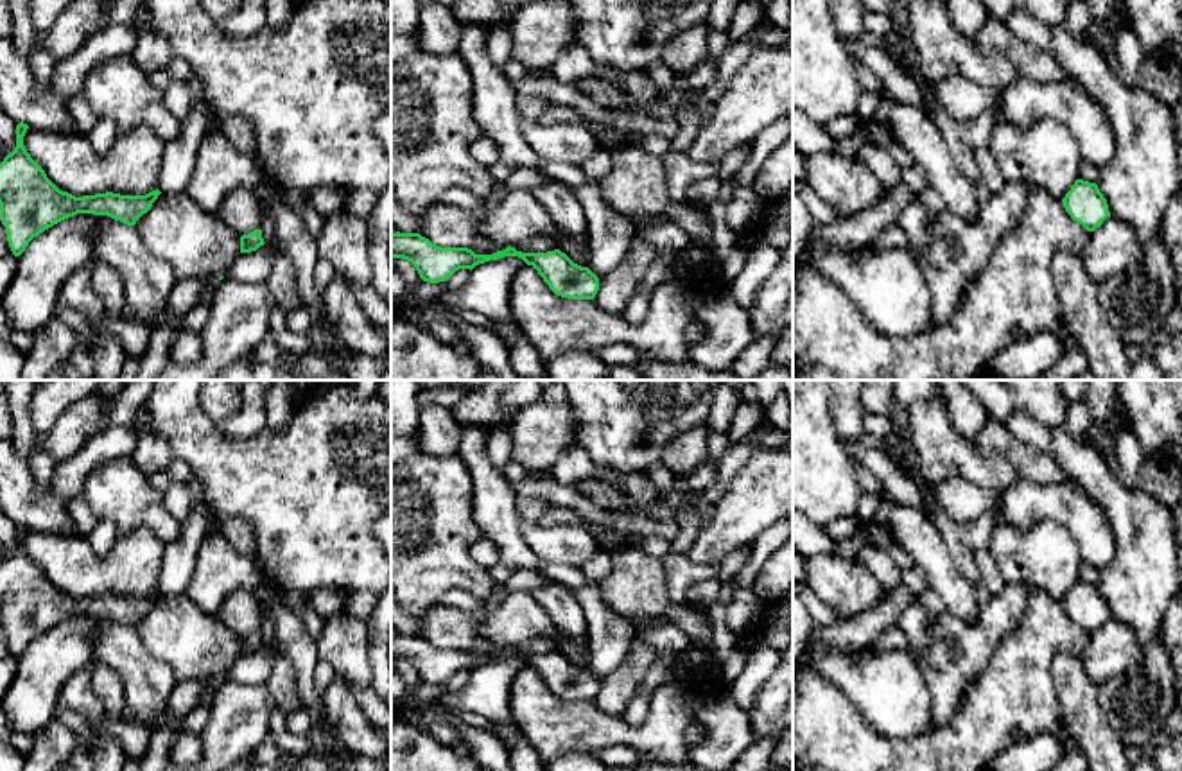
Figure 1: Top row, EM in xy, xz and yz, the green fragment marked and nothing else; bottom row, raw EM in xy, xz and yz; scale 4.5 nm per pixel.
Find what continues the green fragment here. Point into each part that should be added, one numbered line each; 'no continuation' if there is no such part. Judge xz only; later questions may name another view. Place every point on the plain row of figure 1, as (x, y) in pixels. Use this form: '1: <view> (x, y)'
no continuation

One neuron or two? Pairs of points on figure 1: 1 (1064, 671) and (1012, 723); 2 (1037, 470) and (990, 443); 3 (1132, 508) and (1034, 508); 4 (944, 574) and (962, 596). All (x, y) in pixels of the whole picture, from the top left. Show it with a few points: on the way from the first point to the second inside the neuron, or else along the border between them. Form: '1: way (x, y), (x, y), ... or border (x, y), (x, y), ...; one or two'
1: border (1069, 651), (1059, 651), (1051, 660), (1060, 723); two
2: way (1026, 459), (1001, 443); one
3: border (1071, 477), (1103, 511), (1116, 547); two
4: way (949, 580), (960, 590); one

